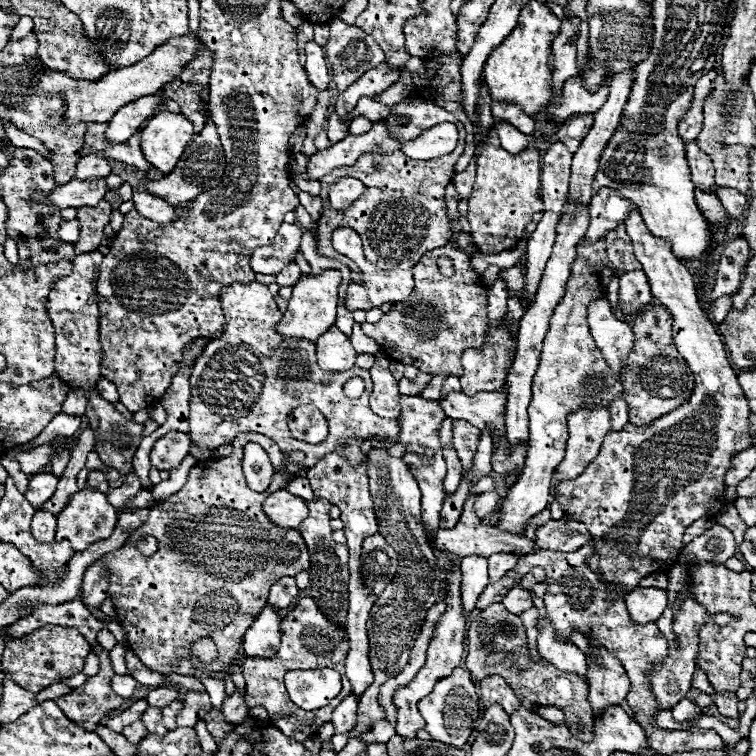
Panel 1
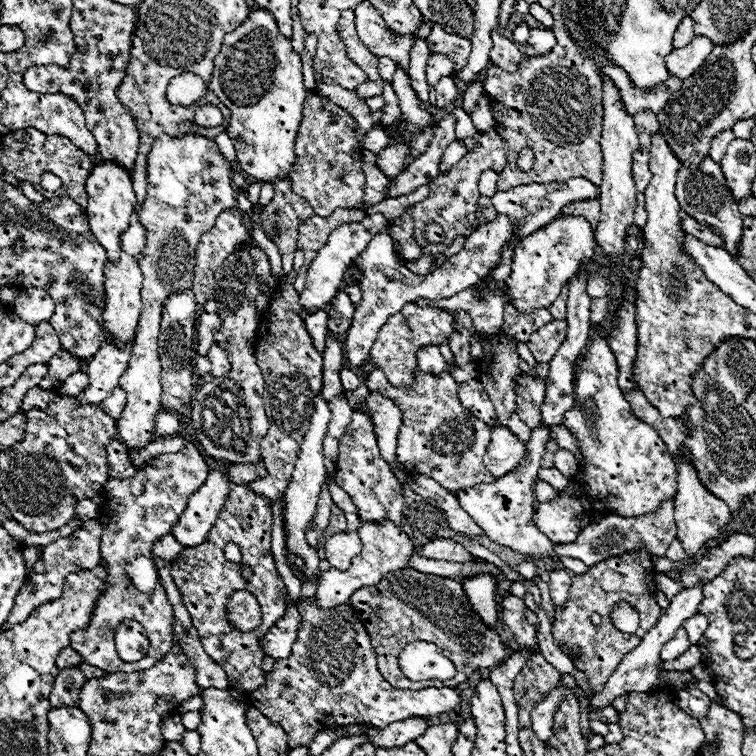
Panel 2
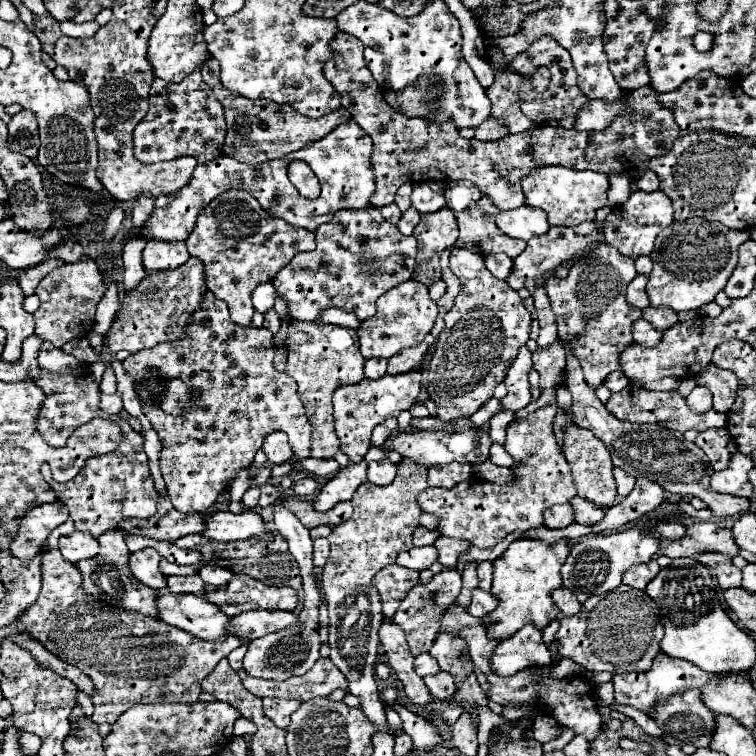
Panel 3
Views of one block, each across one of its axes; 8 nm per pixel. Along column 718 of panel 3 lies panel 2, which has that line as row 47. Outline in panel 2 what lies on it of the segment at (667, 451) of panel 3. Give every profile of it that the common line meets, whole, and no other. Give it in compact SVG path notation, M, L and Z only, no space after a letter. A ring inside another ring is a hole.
M492 34L492 42L494 42L494 48L492 48L492 64L500 66L502 70L508 70L508 72L516 72L520 62L522 62L522 52L516 48L516 44L508 38L504 38L502 34Z

